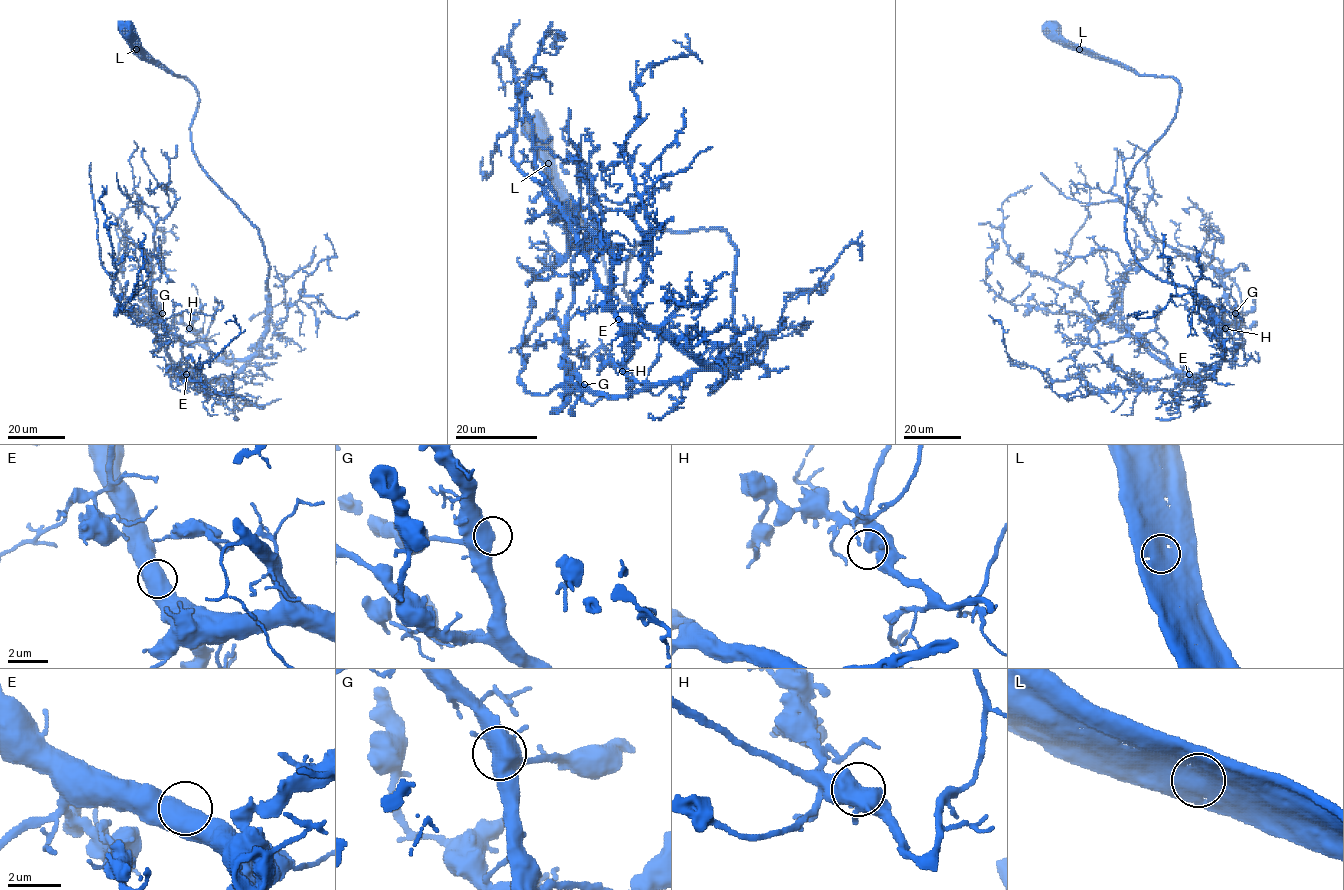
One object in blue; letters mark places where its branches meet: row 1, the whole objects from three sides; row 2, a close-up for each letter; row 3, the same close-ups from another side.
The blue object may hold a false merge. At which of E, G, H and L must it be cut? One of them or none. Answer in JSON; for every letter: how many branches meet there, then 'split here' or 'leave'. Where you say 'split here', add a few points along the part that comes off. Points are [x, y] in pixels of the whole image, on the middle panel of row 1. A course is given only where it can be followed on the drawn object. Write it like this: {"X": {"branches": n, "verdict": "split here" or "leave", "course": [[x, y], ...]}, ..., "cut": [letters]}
{"E": {"branches": 1, "verdict": "leave"}, "G": {"branches": 1, "verdict": "leave"}, "H": {"branches": 1, "verdict": "leave"}, "L": {"branches": 1, "verdict": "leave"}, "cut": []}

